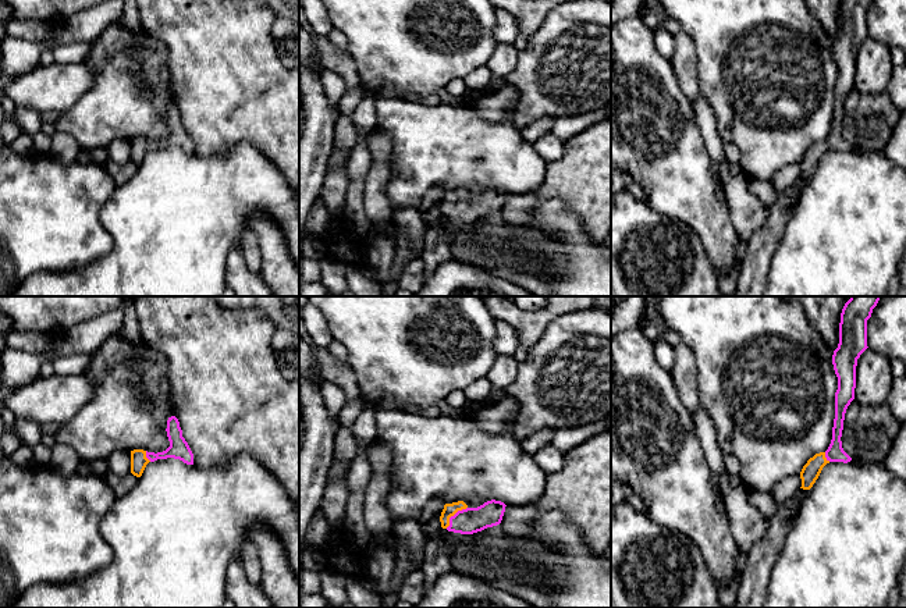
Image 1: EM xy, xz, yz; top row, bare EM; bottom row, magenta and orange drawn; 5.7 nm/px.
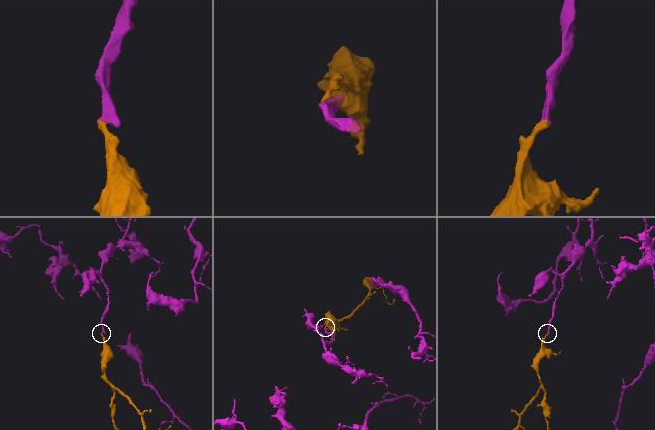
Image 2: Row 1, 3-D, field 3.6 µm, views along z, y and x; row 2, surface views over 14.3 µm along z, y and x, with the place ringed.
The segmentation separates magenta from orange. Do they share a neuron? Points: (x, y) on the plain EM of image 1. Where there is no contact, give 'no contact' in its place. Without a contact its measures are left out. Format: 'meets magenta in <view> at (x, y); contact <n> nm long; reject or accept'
meets magenta in xz at (454, 203); contact 180 nm long; accept

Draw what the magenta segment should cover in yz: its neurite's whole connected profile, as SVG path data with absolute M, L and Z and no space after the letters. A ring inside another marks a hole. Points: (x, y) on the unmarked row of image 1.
M842 0L839 11L839 32L832 43L832 53L838 65L835 81L835 107L832 128L825 141L816 142L800 160L803 178L810 178L822 156L829 150L848 152L852 146L842 136L842 118L845 102L855 88L856 54L867 35L867 8L873 0Z

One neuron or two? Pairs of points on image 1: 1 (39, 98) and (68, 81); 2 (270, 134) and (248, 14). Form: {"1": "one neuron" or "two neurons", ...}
{"1": "one neuron", "2": "one neuron"}

